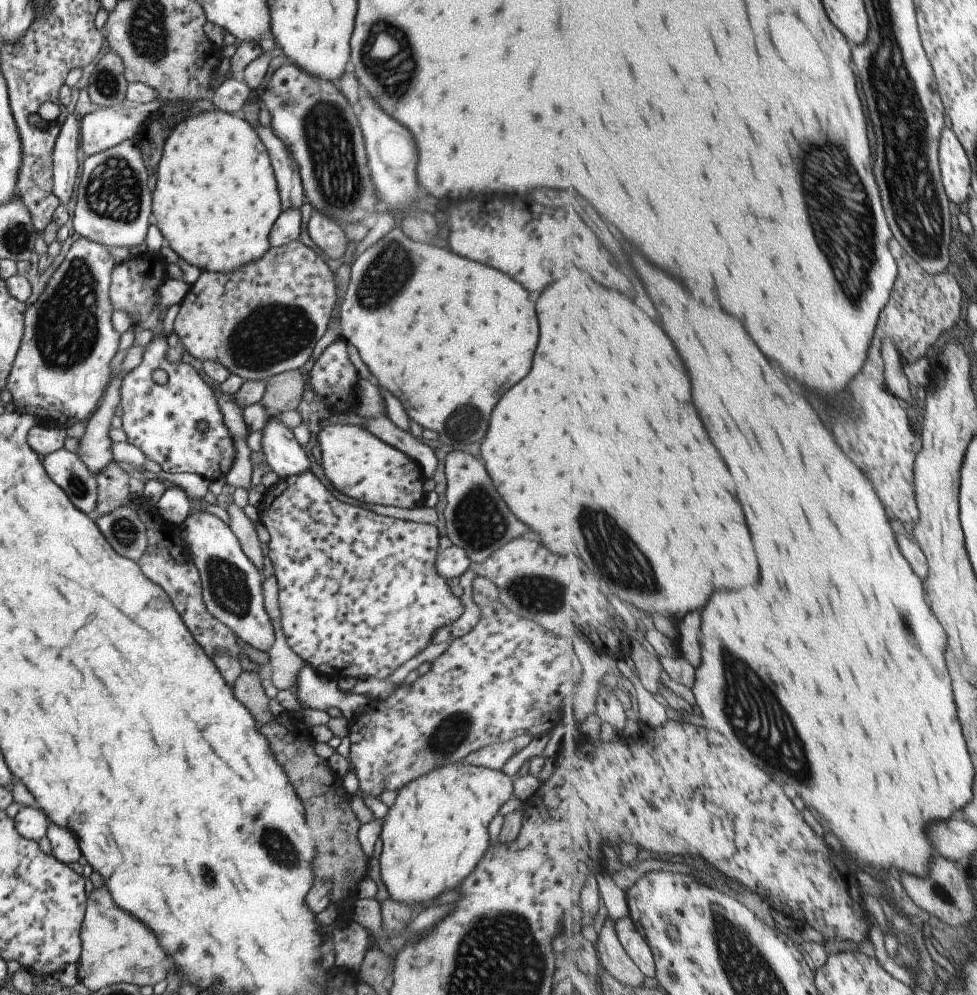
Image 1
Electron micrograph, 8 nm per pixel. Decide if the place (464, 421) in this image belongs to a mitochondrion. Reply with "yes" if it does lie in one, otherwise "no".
yes

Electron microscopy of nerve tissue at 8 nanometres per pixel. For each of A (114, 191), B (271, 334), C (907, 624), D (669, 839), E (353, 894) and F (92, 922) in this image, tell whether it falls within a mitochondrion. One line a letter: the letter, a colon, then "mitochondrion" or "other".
A: mitochondrion
B: mitochondrion
C: mitochondrion
D: mitochondrion
E: other
F: other

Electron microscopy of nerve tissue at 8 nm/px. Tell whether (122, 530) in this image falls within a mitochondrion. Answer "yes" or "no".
yes

